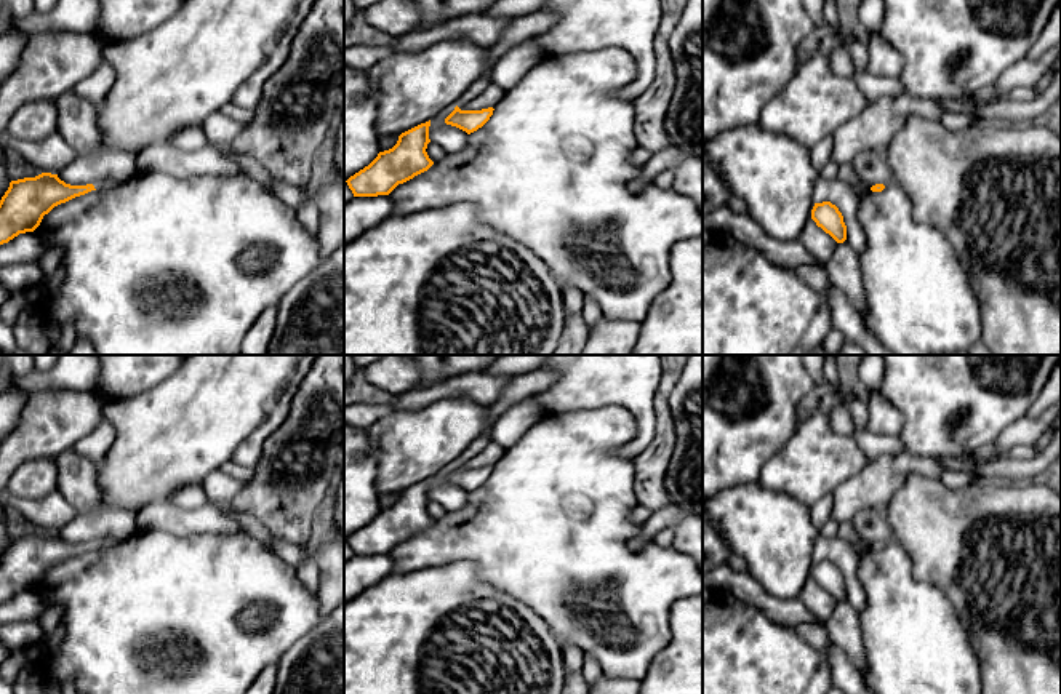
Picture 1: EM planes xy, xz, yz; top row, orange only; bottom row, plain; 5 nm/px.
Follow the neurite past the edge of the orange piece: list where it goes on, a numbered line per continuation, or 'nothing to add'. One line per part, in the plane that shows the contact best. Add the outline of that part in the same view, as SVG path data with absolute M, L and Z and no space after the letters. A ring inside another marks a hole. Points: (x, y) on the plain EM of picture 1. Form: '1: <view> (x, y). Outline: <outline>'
1: xy (106, 542). Outline: M102 537L102 539L96 539L93 540L96 548L110 548L115 547L117 544L120 544L123 539L115 539L115 537Z

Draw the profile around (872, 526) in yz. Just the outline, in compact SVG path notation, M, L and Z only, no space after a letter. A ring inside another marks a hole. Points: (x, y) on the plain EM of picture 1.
M863 510L853 518L858 536L869 545L875 542L888 544L895 539L888 520L880 510Z

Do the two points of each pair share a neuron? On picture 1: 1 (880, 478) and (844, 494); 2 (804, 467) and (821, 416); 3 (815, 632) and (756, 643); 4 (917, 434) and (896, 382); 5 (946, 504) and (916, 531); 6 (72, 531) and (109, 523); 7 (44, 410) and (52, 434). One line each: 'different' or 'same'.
1: same
2: same
3: different
4: same
5: same
6: same
7: same

